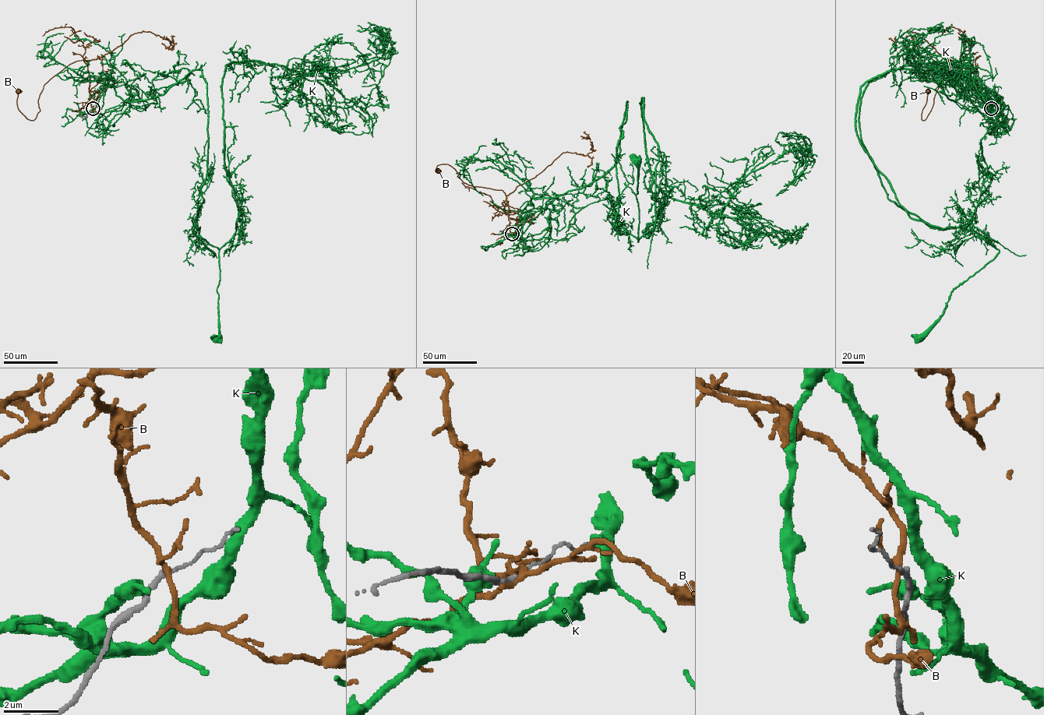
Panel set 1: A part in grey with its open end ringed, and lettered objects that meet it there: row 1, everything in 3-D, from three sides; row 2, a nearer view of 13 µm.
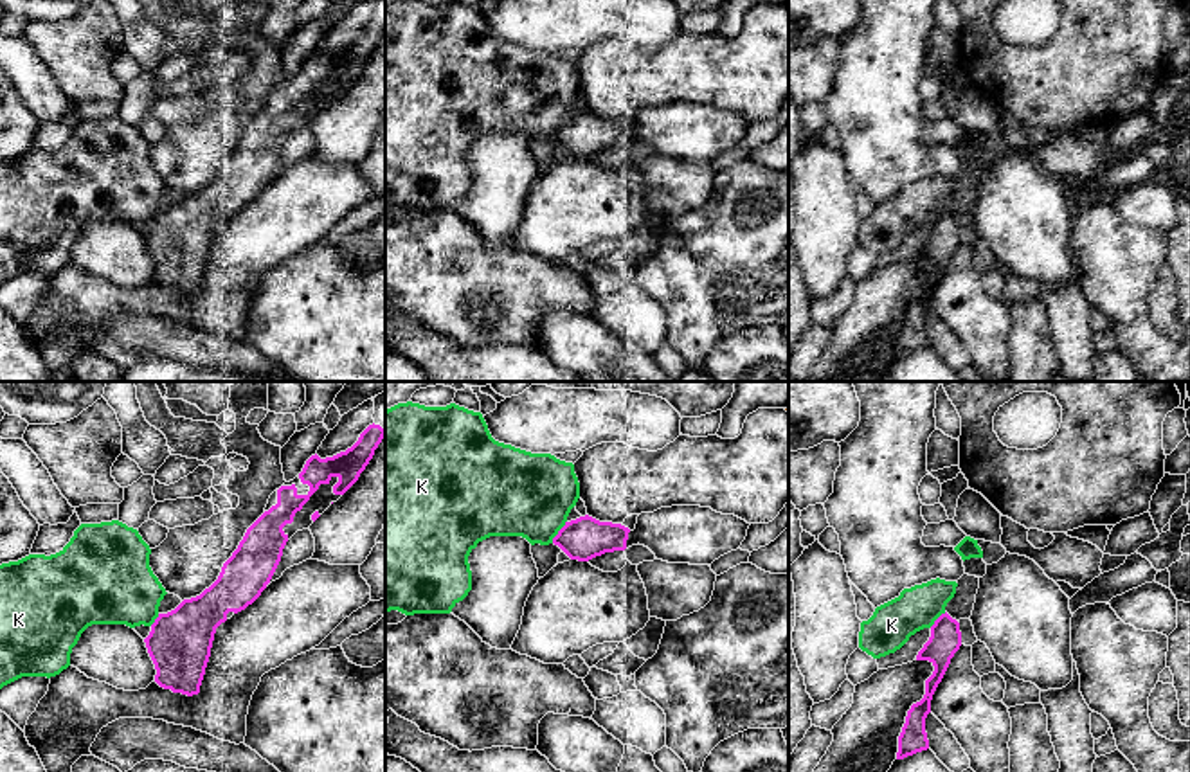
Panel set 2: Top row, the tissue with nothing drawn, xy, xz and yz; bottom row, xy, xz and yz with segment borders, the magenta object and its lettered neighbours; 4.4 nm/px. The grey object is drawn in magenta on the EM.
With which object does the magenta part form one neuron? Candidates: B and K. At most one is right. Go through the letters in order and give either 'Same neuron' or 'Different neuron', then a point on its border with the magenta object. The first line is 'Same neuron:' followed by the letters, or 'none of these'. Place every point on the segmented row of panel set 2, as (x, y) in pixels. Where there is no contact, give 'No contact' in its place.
Same neuron: none of these
B: Different neuron. No contact
K: Different neuron. Touches magenta at xz (558, 531)

